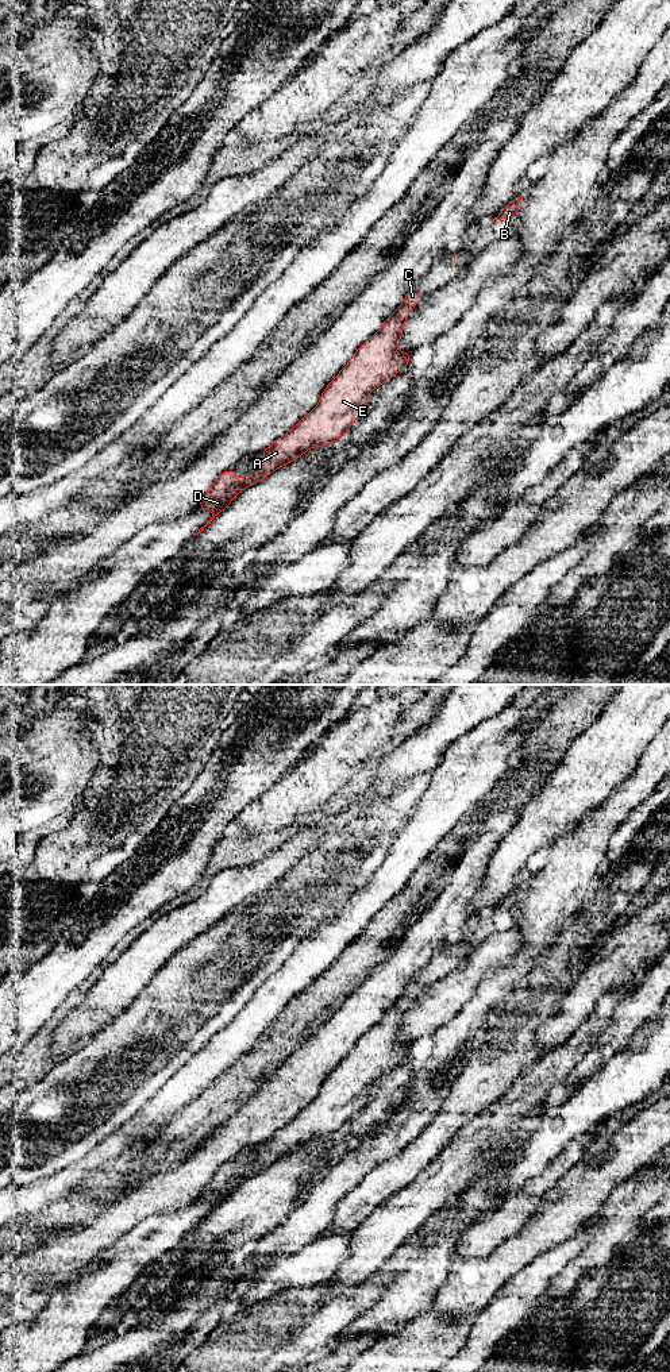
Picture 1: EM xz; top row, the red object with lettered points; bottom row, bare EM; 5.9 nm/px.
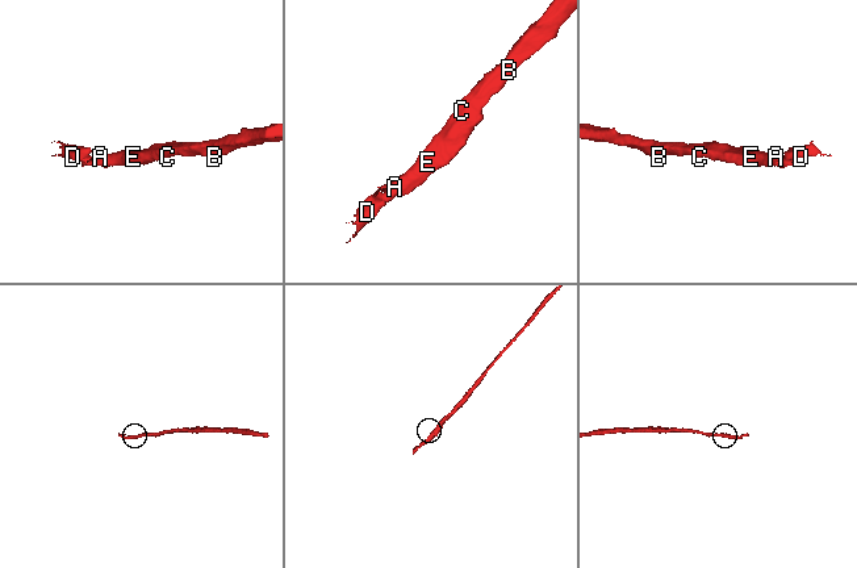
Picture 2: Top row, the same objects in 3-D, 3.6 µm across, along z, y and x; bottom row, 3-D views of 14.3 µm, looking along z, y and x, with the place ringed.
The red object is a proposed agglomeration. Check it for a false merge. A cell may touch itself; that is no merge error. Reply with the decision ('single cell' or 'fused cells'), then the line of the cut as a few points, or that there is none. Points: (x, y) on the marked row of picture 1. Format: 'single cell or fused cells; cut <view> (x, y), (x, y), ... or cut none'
fused cells; cut xz (241, 480), (246, 486)

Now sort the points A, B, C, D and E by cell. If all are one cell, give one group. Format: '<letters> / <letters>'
A B C E / D

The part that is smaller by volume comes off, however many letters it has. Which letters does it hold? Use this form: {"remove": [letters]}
{"remove": ["D"]}

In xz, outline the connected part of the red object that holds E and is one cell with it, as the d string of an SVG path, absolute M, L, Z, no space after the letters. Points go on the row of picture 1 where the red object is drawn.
M416 286L411 288L403 304L384 321L382 327L357 350L349 363L327 385L319 404L305 415L294 428L259 452L265 458L266 465L257 466L242 479L246 486L265 479L278 467L299 459L309 448L328 446L343 438L350 425L366 412L367 396L409 365L411 352L401 352L397 344L403 336L403 328L409 312L424 298L426 296L421 296Z

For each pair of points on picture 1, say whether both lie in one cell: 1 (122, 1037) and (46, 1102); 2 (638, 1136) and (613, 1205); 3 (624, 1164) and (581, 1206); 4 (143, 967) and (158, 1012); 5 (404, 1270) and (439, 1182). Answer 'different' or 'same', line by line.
1: same
2: different
3: same
4: different
5: different

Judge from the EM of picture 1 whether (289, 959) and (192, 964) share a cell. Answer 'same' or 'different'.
different

